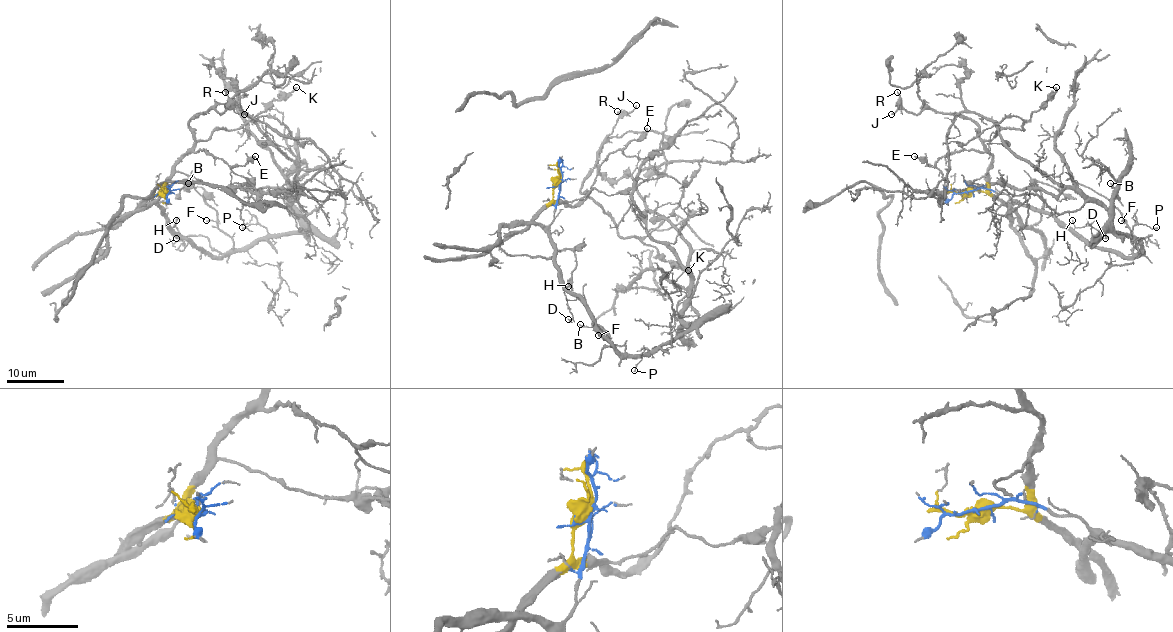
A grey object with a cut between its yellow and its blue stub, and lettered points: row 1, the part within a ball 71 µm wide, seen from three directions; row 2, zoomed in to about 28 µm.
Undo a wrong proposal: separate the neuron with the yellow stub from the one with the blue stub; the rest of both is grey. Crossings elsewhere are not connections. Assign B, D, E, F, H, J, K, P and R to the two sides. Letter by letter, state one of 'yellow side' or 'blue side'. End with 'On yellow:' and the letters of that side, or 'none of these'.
B: blue side
D: blue side
E: yellow side
F: blue side
H: blue side
J: yellow side
K: yellow side
P: blue side
R: yellow side
On yellow: E, J, K, R

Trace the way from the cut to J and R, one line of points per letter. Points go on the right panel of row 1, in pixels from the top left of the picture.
J: (968, 192), (986, 188), (992, 158), (976, 124), (929, 109), (912, 114), (899, 104), (891, 114)
R: (968, 192), (986, 188), (992, 154), (979, 127), (929, 109), (912, 114), (897, 91)

